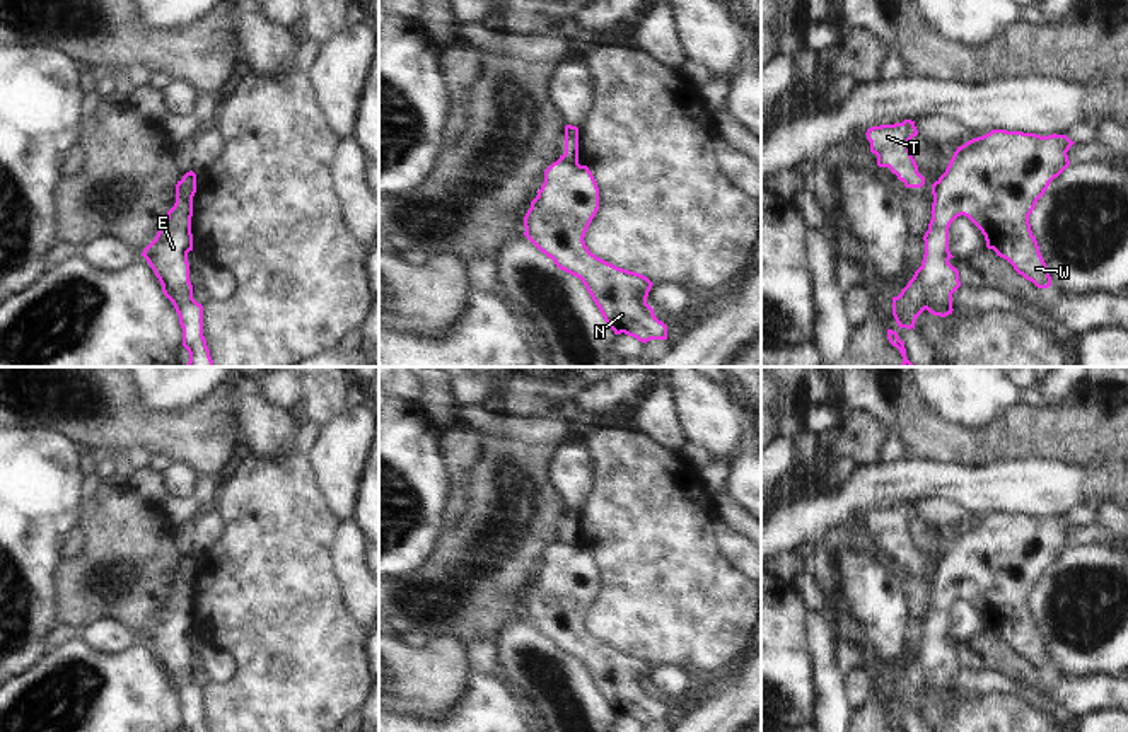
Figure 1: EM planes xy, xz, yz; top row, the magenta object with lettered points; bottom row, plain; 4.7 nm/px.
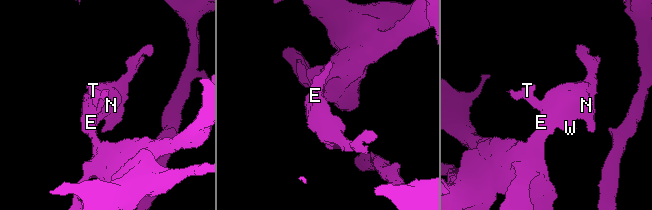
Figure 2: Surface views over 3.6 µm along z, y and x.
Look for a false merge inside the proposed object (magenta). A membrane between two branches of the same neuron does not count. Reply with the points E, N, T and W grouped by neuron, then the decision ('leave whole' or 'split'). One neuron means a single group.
E N W / T; split

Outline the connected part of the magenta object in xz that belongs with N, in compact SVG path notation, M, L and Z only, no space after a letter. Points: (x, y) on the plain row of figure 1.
M556 543L544 553L544 565L524 599L524 618L555 647L580 660L614 717L628 717L642 725L667 722L667 708L647 686L652 664L635 654L618 650L589 633L585 614L599 592L599 570L587 548Z

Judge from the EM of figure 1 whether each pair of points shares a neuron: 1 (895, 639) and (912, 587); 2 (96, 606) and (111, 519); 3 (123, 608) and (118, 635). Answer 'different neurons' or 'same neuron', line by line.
1: different neurons
2: same neuron
3: different neurons

